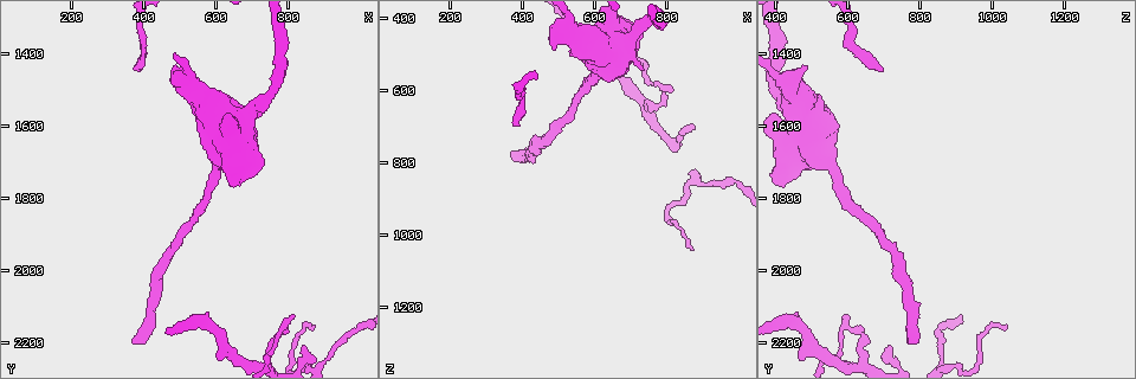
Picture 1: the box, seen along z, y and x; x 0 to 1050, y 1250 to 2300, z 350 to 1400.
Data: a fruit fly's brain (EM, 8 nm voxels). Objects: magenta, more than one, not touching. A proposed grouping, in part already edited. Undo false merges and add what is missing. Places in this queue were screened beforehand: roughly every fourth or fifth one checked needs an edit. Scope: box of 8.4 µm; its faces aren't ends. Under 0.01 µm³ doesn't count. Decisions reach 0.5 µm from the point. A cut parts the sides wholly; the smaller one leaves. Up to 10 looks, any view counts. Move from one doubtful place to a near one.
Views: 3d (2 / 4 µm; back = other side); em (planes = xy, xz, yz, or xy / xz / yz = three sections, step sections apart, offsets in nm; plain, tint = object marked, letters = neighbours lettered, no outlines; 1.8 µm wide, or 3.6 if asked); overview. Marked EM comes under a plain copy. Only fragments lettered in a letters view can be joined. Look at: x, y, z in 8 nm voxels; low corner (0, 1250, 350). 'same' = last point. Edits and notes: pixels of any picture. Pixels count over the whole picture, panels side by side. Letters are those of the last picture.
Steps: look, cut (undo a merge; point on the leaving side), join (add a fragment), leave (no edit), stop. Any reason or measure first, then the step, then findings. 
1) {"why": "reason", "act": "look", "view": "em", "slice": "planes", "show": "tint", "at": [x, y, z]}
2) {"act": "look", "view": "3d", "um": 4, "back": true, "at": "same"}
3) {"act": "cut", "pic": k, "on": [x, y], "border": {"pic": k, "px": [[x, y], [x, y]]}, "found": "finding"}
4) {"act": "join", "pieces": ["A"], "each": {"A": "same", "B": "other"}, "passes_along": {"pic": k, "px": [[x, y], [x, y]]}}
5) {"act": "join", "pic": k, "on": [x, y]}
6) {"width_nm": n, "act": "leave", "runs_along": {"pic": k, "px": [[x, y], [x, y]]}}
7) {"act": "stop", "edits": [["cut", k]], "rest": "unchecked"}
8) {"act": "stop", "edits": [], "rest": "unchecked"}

{"why": "branch stops here", "act": "look", "view": "3d", "um": 2, "at": [605, 2240, 460]}

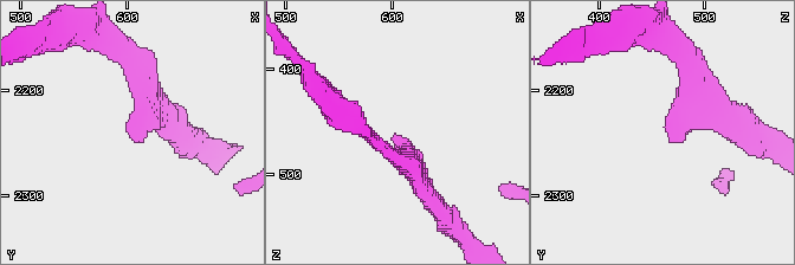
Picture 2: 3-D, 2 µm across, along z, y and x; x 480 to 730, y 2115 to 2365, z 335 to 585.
{"why": "now the EM", "act": "look", "view": "em", "slice": "xz", "step": 4, "show": "letters", "at": [604, 2244, 468]}

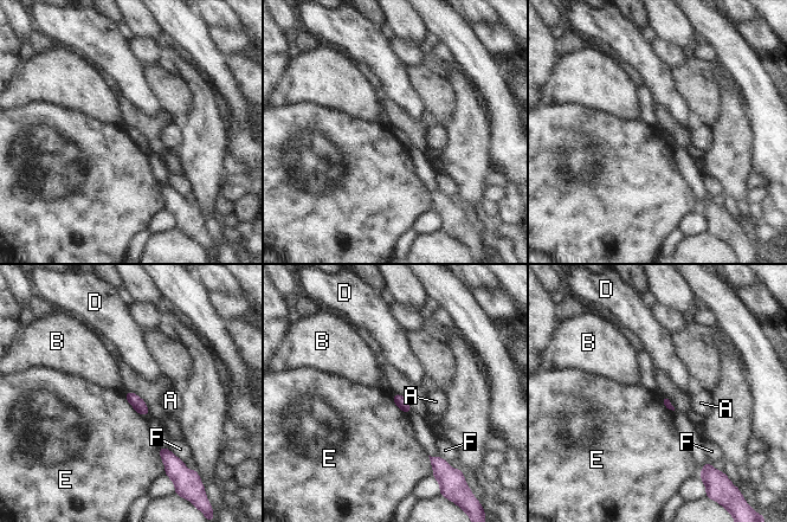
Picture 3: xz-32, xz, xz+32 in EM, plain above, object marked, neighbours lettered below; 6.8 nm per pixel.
{"act": "look", "view": "em", "slice": "planes", "show": "letters", "at": "same"}

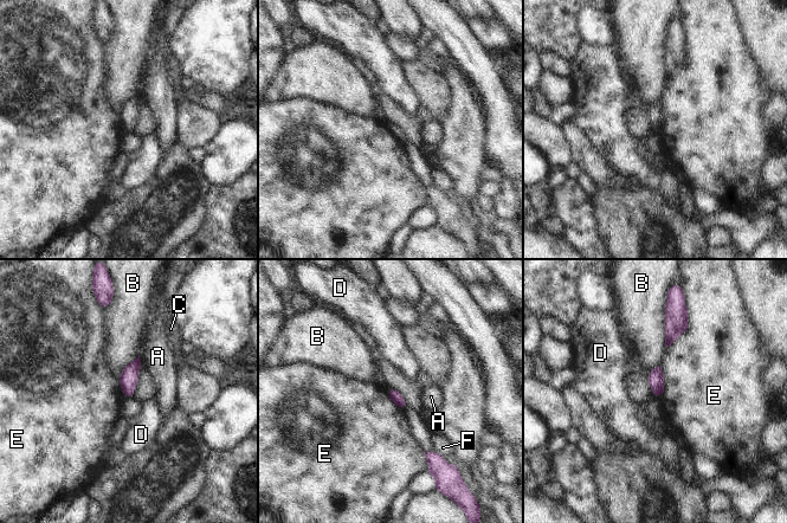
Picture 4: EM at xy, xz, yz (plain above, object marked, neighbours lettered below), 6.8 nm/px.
{"act": "leave", "each": {"A": "other", "B": "other", "C": "other", "D": "other", "E": "other", "F": "other"}, "border": {"pic": 4, "px": [[688, 316], [688, 328], [665, 348]]}, "found": "none of them fits"}

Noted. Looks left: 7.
{"why": "long arm stops here", "act": "look", "view": "em", "slice": "planes", "show": "letters", "at": [365, 2195, 770]}

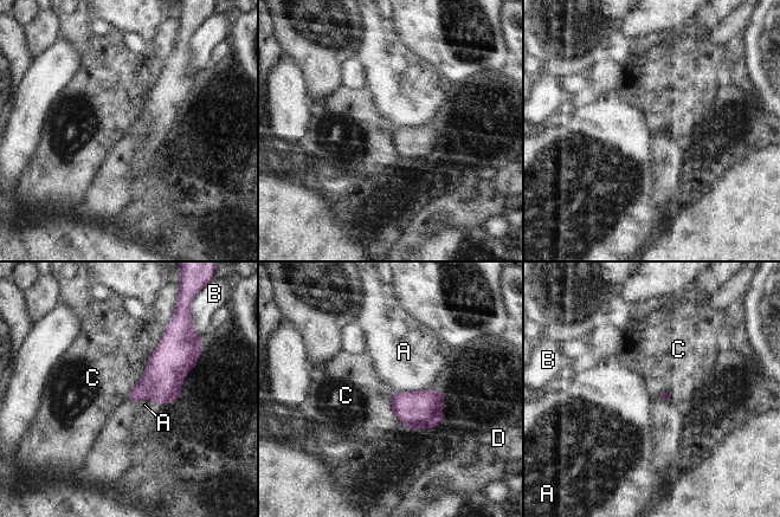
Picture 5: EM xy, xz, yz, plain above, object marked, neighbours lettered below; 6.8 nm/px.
{"act": "leave", "each": {"A": "other", "B": "other", "C": "other", "D": "other"}, "border": {"pic": 5, "px": [[165, 328], [127, 399]]}, "found": "no lettered fragment goes on from it"}

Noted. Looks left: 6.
{"why": "branch stops here", "act": "look", "view": "em", "slice": "planes", "show": "tint", "at": [490, 1435, 485]}

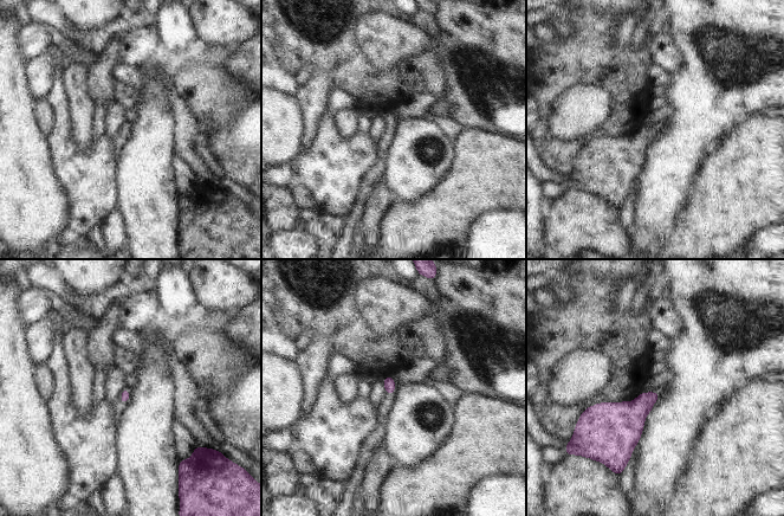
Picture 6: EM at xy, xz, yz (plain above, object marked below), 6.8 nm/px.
{"why": "what lies round it", "act": "look", "view": "em", "slice": "planes", "show": "letters", "at": "same"}

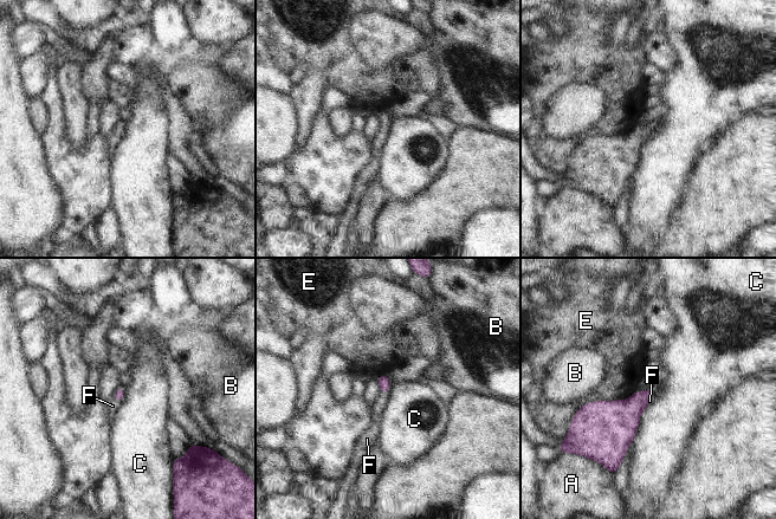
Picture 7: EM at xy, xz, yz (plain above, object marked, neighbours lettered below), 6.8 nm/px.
{"act": "join", "pieces": ["F"], "each": {"A": "other", "B": "other", "C": "other", "E": "other", "F": "same"}, "passes_along": {"pic": 7, "px": [[120, 395], [114, 397], [112, 406]]}, "found": "the neuron continues"}

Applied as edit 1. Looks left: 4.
{"why": "calibre changes", "act": "look", "view": "3d", "um": 4, "at": [710, 1535, 440]}

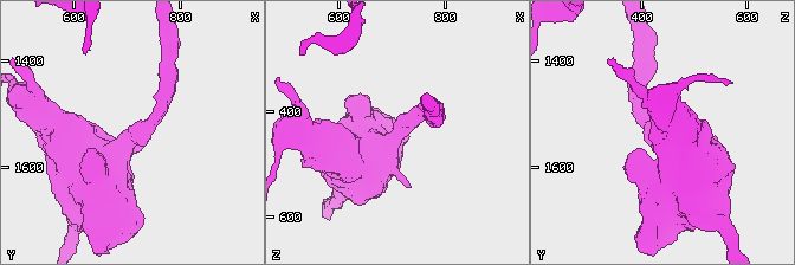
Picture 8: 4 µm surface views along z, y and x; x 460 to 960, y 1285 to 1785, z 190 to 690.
{"act": "look", "view": "em", "um": 3.6, "slice": "planes", "show": "tint", "at": [720, 1535, 440]}

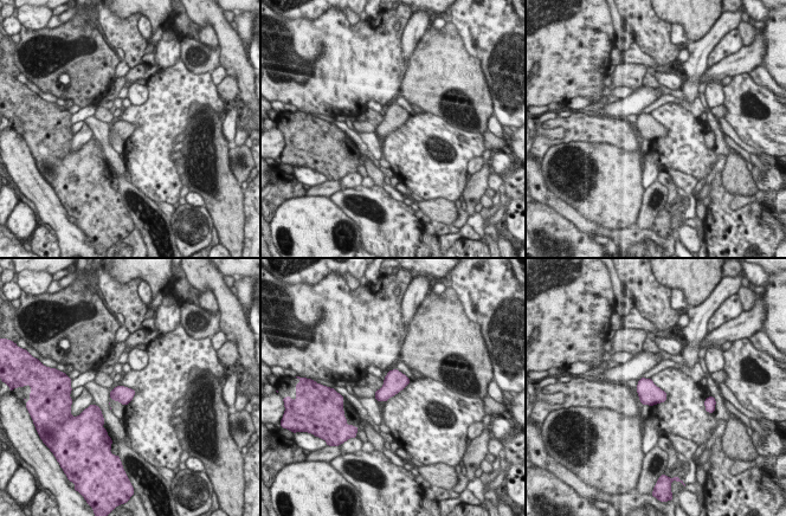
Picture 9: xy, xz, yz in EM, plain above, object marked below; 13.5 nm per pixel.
{"act": "look", "view": "em", "um": 3.6, "slice": "planes", "show": "letters", "at": "same"}

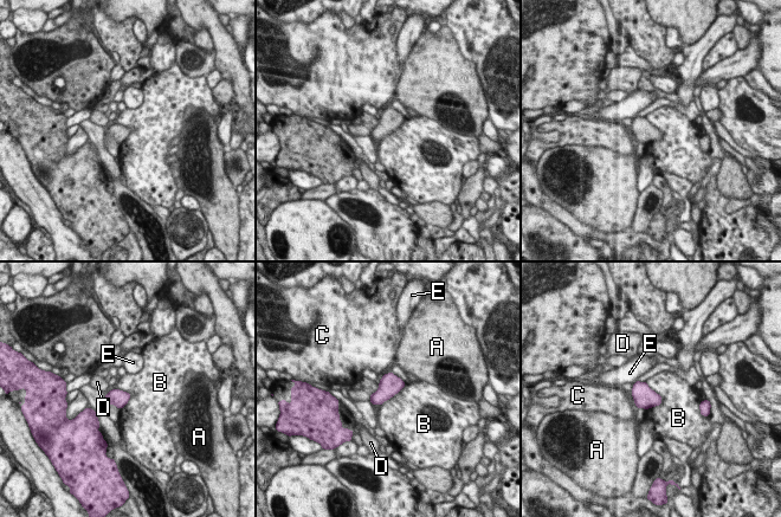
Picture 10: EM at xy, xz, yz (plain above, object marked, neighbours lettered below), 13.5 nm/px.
{"act": "leave", "each": {"A": "other", "B": "other", "C": "other", "D": "other", "E": "other"}, "border": {"pic": 10, "px": [[646, 382], [660, 402], [645, 409]]}, "found": "continuous, no second neuron"}

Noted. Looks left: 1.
{"act": "stop", "edits": [["join", 7]], "rest": "unchecked"}

